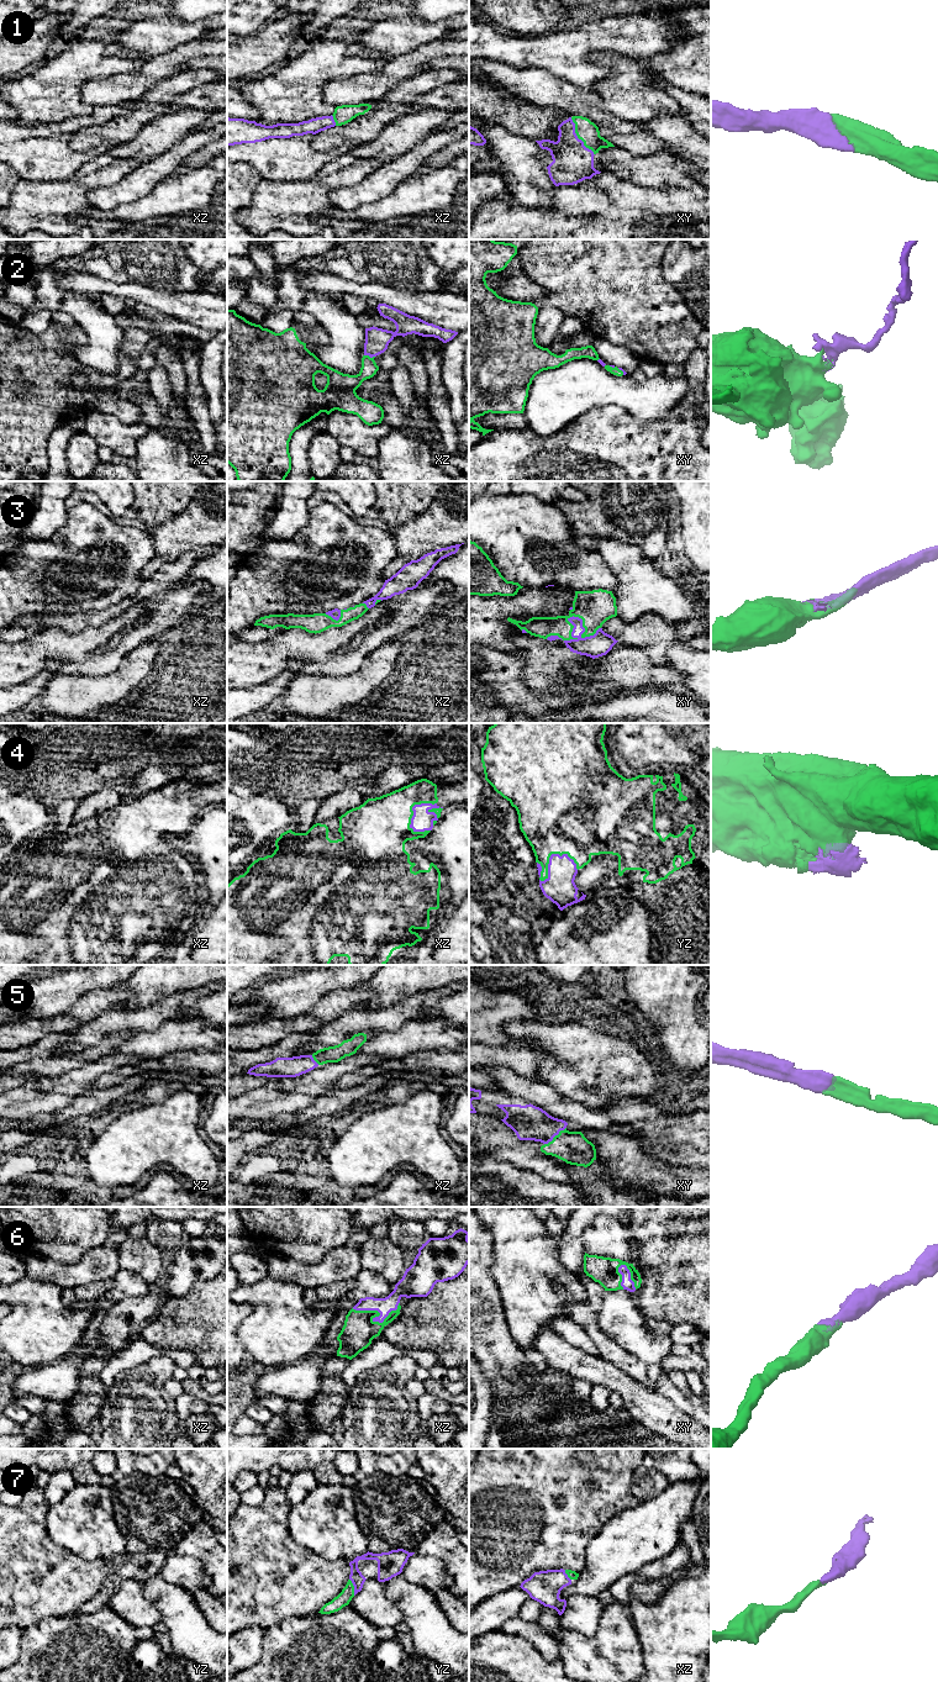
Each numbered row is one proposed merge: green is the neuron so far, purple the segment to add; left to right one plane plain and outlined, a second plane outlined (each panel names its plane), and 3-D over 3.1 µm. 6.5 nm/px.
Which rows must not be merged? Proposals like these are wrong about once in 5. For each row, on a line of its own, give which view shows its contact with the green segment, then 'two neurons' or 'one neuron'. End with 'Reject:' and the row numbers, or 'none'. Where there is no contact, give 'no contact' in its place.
1: xy | one neuron
2: xz | one neuron
3: xy | one neuron
4: yz | one neuron
5: xy | one neuron
6: xz | one neuron
7: yz | one neuron
Reject: none

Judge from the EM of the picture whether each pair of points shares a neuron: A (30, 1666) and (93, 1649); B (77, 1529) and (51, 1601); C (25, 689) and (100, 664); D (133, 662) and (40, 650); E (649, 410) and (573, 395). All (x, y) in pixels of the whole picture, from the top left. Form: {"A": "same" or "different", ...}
{"A": "same", "B": "different", "C": "different", "D": "different", "E": "same"}

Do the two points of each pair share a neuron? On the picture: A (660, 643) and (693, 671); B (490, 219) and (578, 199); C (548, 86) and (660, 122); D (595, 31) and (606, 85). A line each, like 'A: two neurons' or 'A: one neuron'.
A: two neurons
B: one neuron
C: two neurons
D: two neurons

